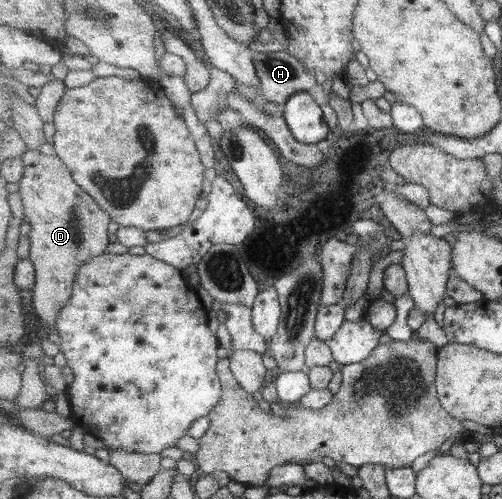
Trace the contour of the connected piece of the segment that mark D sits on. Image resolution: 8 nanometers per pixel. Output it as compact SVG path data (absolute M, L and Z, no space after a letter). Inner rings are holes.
M38 149L28 150L23 156L21 156L25 164L25 177L19 182L19 191L21 195L22 203L25 209L23 214L23 220L27 222L30 226L30 233L28 234L31 240L31 251L30 260L35 263L36 268L36 283L32 290L32 302L33 308L36 315L39 317L42 327L45 328L45 332L42 334L42 339L47 338L49 330L56 329L56 321L61 310L69 304L71 297L73 296L74 284L76 283L77 275L81 270L81 265L83 263L94 260L97 256L102 256L107 252L107 246L109 246L109 223L112 222L112 217L109 216L104 209L100 208L100 205L87 193L77 182L73 179L72 172L69 171L68 165L65 161L61 160L61 157L57 156L55 153L51 155L45 155L38 151Z

